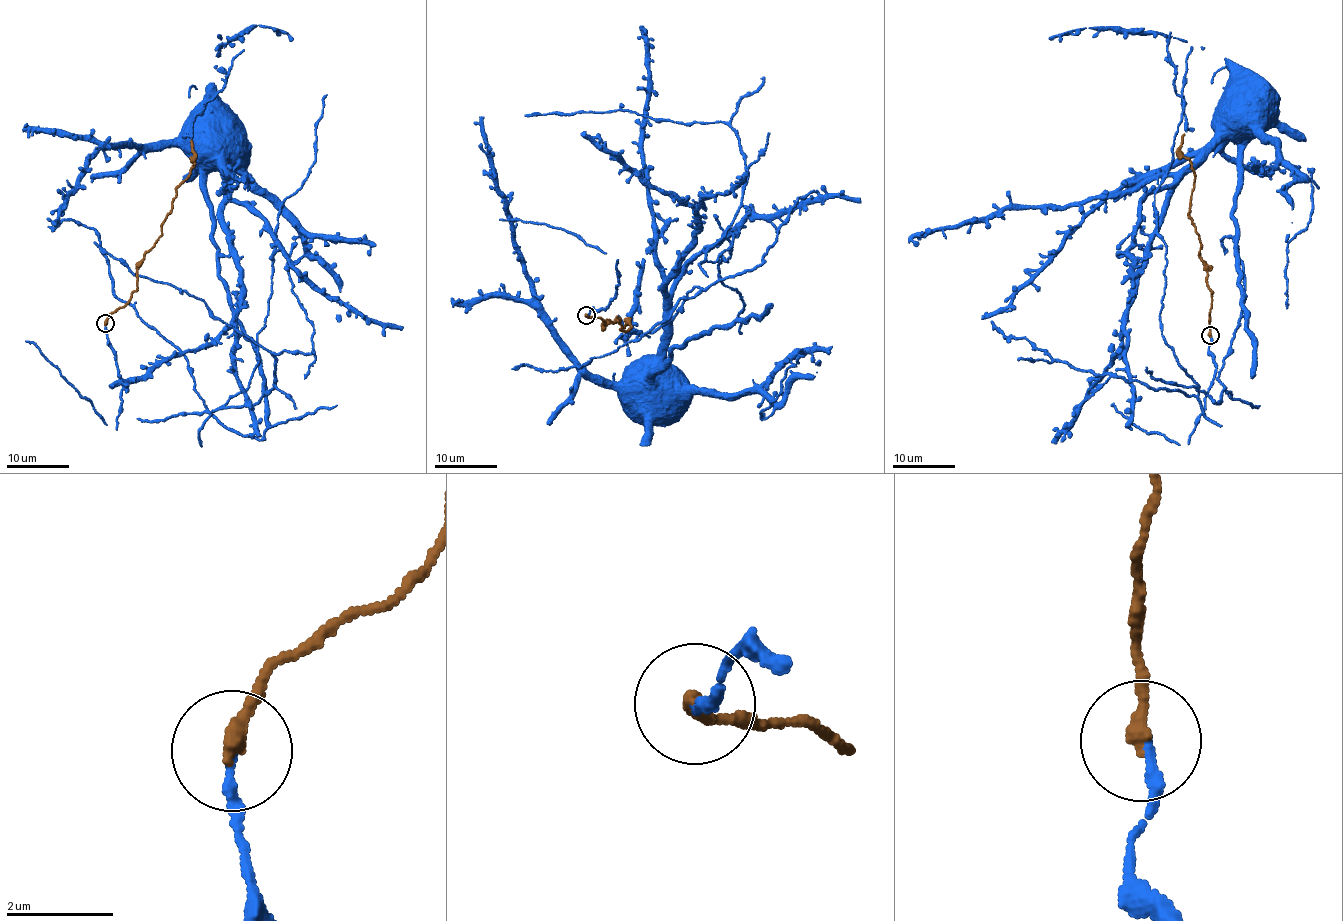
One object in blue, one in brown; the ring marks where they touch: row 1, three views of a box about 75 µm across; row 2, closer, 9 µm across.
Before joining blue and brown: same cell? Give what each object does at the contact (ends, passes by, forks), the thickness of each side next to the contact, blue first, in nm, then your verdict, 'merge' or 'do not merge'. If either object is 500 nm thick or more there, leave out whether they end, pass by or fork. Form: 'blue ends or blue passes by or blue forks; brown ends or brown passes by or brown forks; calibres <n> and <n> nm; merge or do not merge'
blue ends; brown ends; calibres 180 and 280 nm; merge

